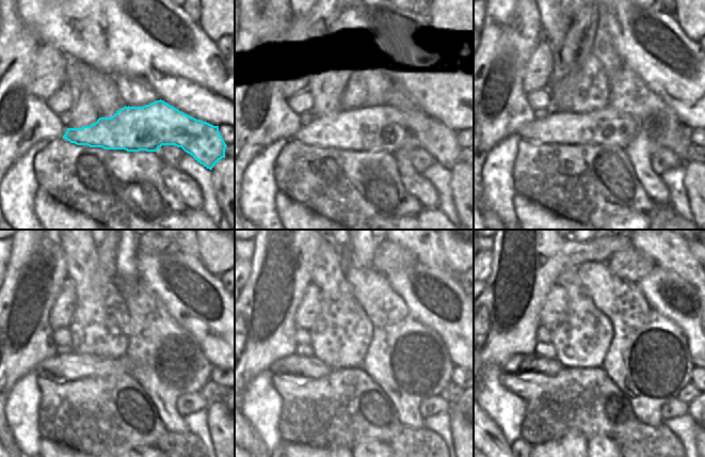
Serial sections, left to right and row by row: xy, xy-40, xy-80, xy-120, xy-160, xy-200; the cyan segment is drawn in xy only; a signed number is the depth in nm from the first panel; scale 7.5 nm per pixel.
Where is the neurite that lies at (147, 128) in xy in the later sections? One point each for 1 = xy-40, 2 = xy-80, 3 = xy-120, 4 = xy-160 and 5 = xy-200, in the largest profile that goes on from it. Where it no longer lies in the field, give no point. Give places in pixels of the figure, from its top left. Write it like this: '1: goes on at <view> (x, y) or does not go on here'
1: goes on at xy-40 (385, 128)
2: goes on at xy-80 (606, 126)
3: goes on at xy-120 (73, 366)
4: goes on at xy-160 (295, 367)
5: goes on at xy-200 (525, 366)

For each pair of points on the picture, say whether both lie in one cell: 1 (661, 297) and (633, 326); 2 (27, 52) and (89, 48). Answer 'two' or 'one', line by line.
1: two
2: two

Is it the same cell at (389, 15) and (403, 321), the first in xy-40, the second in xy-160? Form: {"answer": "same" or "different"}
{"answer": "different"}

